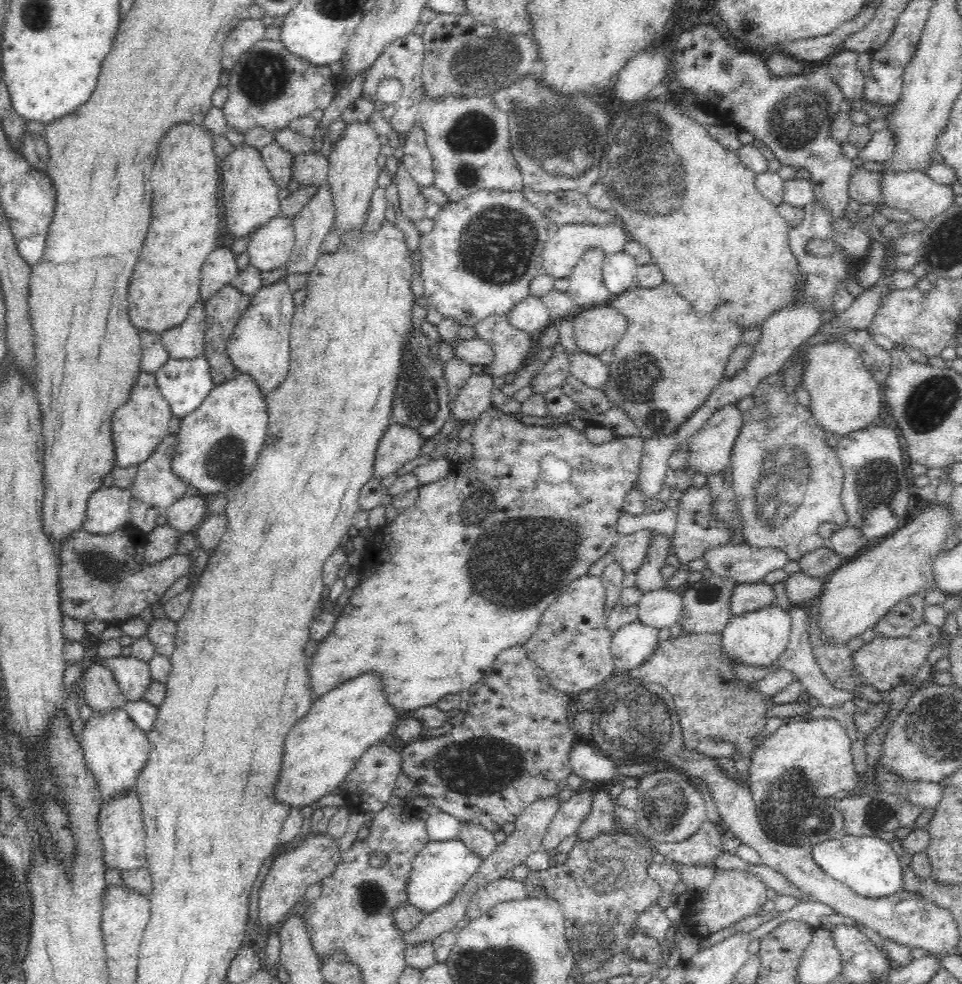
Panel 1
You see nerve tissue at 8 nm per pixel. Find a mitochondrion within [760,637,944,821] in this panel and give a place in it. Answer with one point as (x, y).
(914, 789)

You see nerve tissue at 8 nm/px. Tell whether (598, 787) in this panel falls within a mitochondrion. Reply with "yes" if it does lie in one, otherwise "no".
no

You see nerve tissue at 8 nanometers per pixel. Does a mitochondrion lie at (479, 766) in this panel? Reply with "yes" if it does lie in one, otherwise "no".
yes

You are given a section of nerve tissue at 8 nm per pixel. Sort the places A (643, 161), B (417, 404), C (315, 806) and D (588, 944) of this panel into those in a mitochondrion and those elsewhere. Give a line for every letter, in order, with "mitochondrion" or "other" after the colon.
A: mitochondrion
B: mitochondrion
C: other
D: mitochondrion

